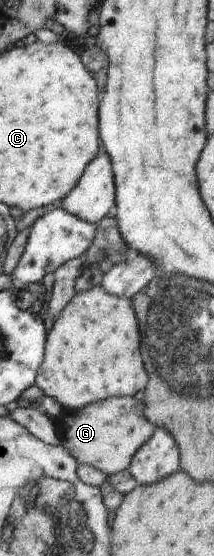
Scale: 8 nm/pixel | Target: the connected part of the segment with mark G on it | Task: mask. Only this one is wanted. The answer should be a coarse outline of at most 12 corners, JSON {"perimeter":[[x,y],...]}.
{"perimeter":[[118,396],[60,417],[60,445],[107,476],[127,470],[156,426]]}

